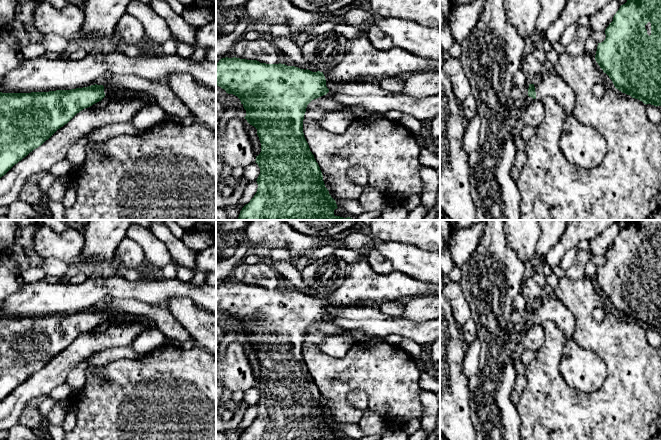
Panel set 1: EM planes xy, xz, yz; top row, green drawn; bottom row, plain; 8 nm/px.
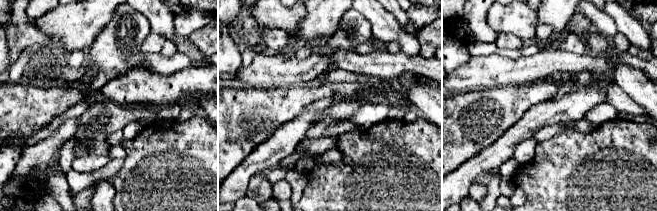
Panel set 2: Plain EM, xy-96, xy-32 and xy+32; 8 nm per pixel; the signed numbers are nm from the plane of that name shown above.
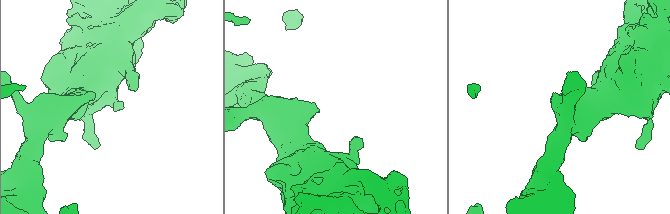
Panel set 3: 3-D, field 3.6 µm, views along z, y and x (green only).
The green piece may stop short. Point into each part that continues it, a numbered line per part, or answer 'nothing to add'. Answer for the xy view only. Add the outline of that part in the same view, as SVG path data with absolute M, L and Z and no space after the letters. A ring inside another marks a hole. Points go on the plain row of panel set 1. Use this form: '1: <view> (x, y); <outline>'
1: xy (109, 314); M104 309L105 321L112 320L113 324L129 318L131 315L113 309Z

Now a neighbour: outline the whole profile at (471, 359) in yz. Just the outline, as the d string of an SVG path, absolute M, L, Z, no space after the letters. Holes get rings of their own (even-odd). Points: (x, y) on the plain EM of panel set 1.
M478 337L470 344L467 345L464 361L463 372L468 378L475 375L479 368L479 354L481 351L481 344Z

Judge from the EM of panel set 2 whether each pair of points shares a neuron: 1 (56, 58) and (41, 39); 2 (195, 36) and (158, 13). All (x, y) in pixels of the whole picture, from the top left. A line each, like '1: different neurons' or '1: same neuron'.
1: different neurons
2: different neurons

